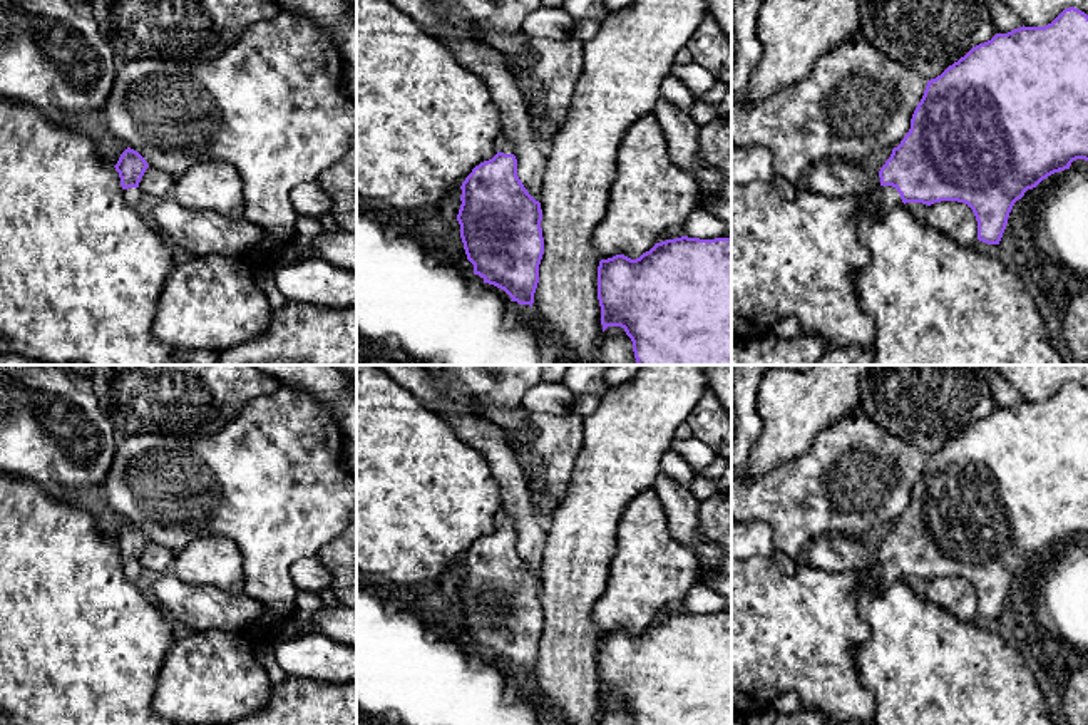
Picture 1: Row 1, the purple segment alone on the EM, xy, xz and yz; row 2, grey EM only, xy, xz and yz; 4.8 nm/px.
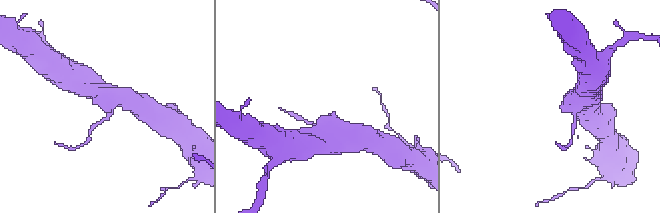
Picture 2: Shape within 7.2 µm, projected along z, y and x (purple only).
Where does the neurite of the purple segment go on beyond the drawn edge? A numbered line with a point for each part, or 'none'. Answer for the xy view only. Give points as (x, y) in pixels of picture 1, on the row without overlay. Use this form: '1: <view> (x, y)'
1: xy (133, 571)

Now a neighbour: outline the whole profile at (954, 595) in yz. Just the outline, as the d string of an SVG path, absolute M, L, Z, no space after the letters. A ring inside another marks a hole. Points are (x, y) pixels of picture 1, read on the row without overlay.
M941 576L927 583L926 598L964 623L978 616L978 596L973 584L957 576Z

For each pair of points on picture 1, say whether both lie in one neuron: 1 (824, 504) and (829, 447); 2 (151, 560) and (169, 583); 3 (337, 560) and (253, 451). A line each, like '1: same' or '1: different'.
1: same
2: different
3: different

